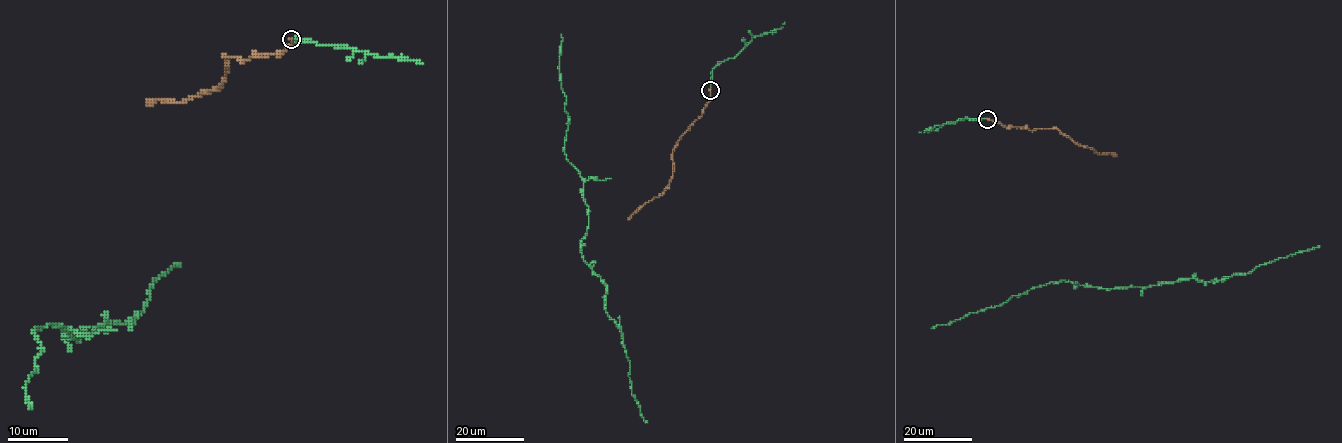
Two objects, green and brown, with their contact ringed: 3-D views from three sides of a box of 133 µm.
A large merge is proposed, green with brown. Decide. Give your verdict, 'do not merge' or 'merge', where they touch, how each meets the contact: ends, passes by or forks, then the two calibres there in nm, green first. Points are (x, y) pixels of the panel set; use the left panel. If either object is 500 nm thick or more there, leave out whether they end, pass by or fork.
merge; at (291, 39); green ends there; brown ends there; 280 nm thick on the green side, 240 nm on the other

